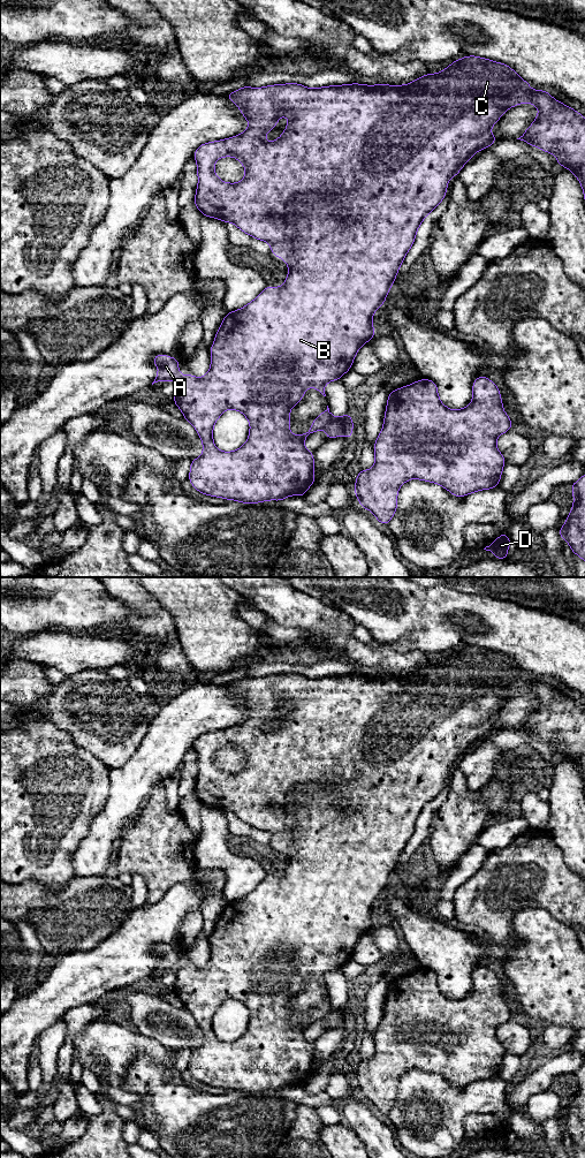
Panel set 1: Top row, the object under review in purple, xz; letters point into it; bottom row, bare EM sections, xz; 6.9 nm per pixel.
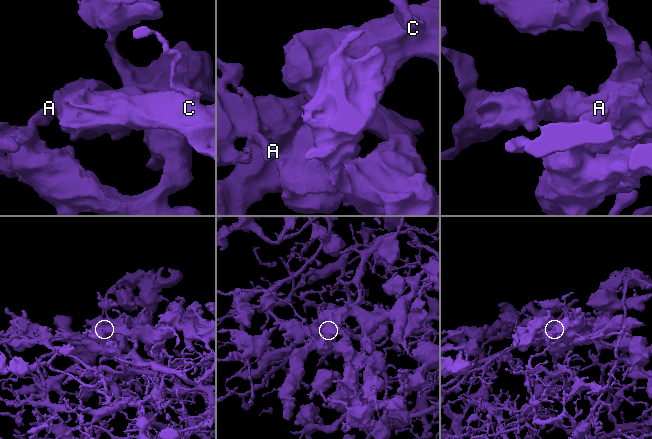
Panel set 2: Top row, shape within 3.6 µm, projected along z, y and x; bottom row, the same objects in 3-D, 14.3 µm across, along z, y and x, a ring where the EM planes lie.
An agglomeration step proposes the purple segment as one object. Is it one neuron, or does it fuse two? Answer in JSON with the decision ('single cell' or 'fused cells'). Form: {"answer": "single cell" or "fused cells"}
{"answer": "fused cells"}

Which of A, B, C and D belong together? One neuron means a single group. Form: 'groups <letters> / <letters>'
groups A / B C D

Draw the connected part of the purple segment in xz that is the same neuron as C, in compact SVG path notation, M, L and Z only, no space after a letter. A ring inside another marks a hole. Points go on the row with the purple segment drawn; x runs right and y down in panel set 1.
M464 56L455 60L449 67L436 74L426 74L405 85L377 85L343 84L322 88L306 88L298 83L275 84L264 88L243 86L230 92L227 99L234 101L243 116L249 121L249 128L237 136L227 139L214 141L199 145L193 153L197 161L198 186L195 196L195 205L202 214L219 219L223 222L233 222L242 232L271 244L271 251L282 258L289 267L284 285L281 287L267 286L252 302L242 309L228 312L215 334L211 347L211 366L208 372L197 378L191 374L178 376L175 379L176 393L174 403L183 413L183 417L193 425L203 441L203 455L191 461L189 480L202 494L227 500L236 500L243 504L257 504L267 500L281 501L289 495L305 495L307 489L316 482L313 453L304 447L304 440L313 432L326 429L326 439L335 437L352 438L354 421L349 413L335 418L327 406L312 423L306 433L294 436L290 432L290 413L304 396L305 391L312 386L324 396L325 385L328 381L339 380L351 369L352 362L359 348L374 335L372 317L377 309L381 308L398 273L400 266L416 240L416 233L425 217L432 212L446 197L447 186L451 176L457 176L462 167L470 158L483 149L491 146L499 138L491 134L491 128L510 107L524 103L533 104L539 114L526 131L517 139L537 146L556 157L557 164L571 171L579 180L585 198L585 118L571 107L554 99L545 90L531 90L530 83L522 80L509 66L480 56ZM287 115L289 122L283 134L274 142L266 142L265 135L276 127L280 118ZM222 157L234 157L245 168L244 179L237 183L221 181L214 173L214 164ZM234 409L241 411L250 422L250 431L246 442L234 452L221 452L213 442L213 426L223 411Z

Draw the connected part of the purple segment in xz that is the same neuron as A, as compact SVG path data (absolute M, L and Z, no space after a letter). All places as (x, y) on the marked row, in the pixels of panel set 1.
M158 354L153 358L153 364L159 368L157 377L152 385L158 381L175 380L180 376L178 358Z

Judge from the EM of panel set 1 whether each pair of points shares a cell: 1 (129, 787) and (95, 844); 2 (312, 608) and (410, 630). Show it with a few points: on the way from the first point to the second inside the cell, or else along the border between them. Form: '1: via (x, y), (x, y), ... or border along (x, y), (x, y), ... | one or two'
1: via (124, 801), (114, 818), (103, 830) | one
2: border along (326, 605), (342, 611), (356, 625) | two

